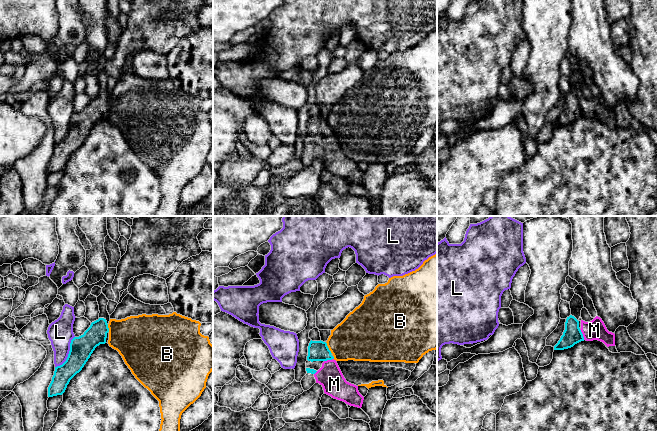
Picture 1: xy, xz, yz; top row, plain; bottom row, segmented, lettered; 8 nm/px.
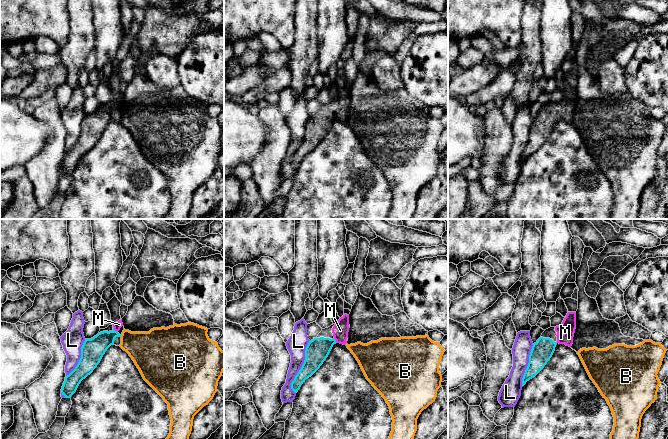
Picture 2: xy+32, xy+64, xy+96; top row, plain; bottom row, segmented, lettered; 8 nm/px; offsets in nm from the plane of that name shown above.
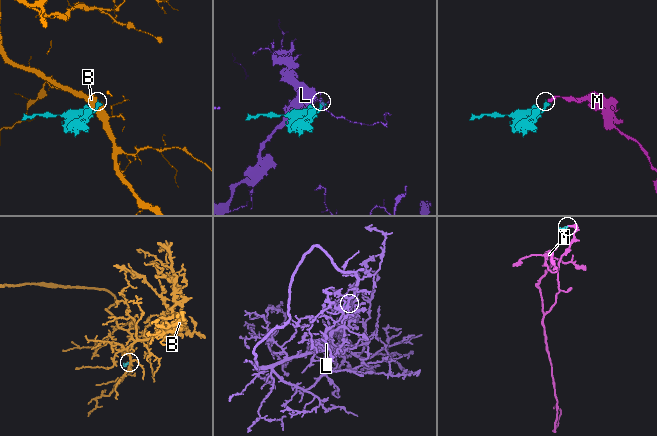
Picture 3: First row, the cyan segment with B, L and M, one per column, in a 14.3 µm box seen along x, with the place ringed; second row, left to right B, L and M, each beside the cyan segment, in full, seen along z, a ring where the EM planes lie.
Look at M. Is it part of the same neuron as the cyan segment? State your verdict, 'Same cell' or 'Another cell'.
Same cell

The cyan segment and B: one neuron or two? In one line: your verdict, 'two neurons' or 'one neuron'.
two neurons

